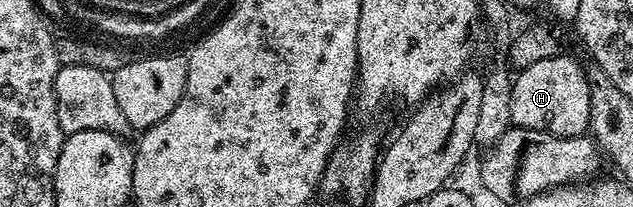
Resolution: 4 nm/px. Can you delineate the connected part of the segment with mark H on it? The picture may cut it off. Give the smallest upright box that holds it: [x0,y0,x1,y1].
[510,53,590,137]

